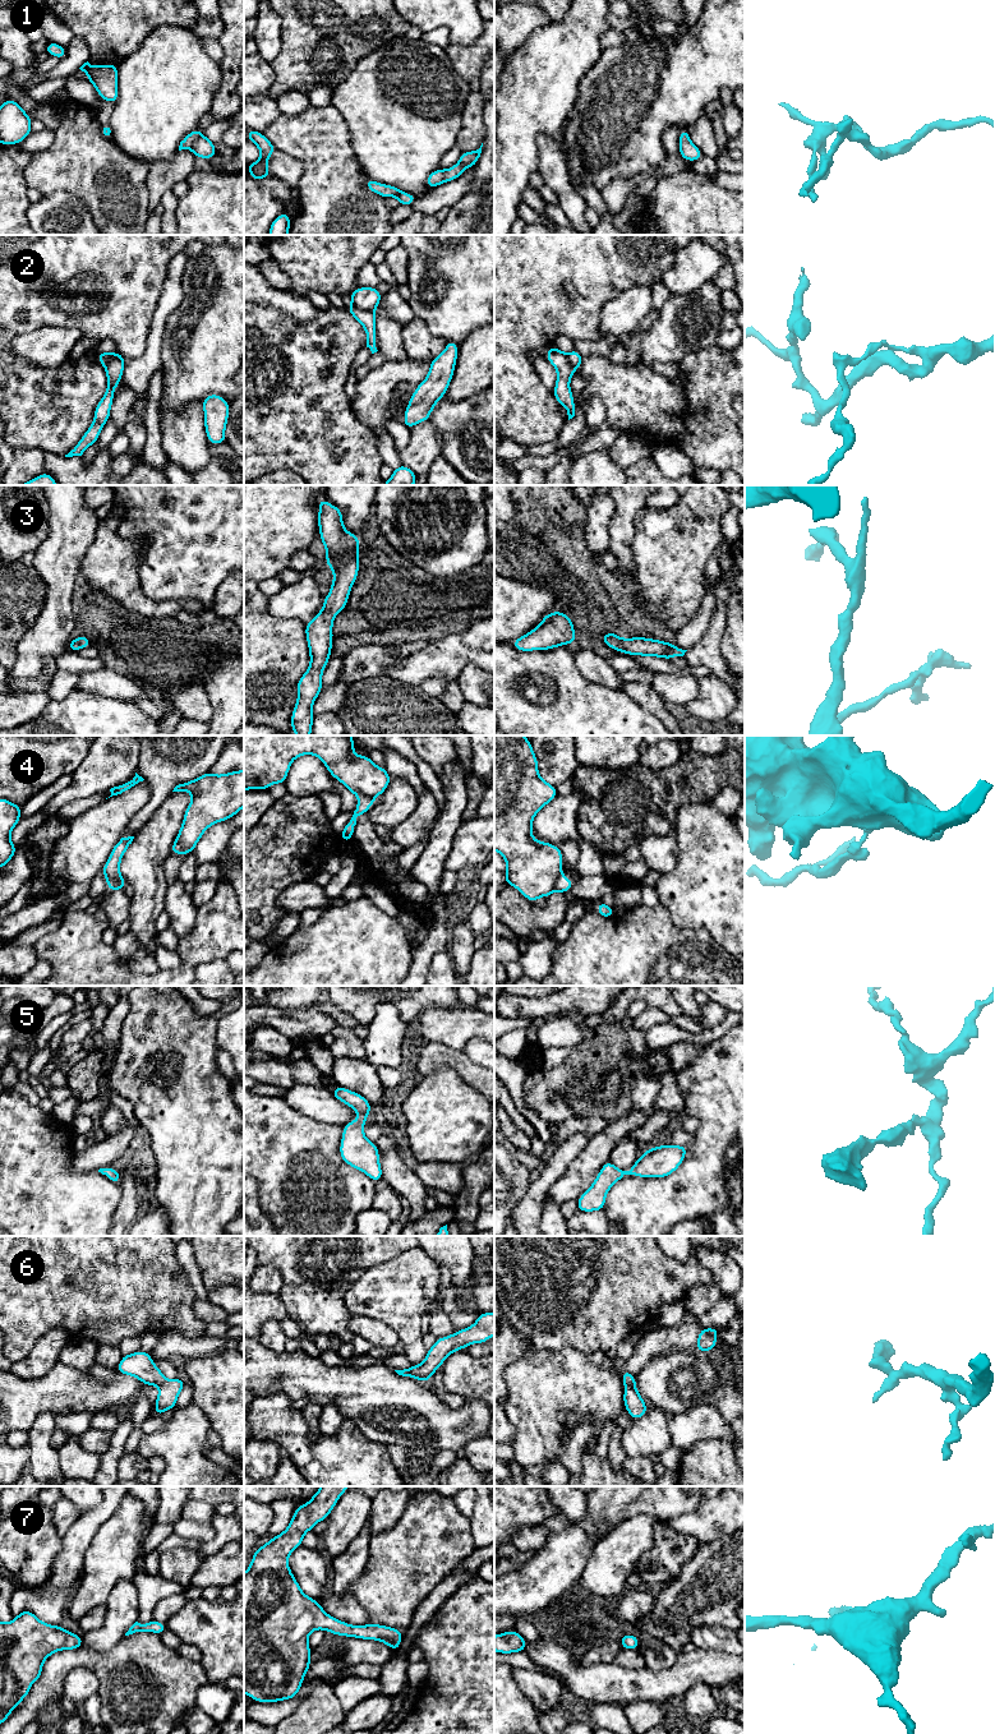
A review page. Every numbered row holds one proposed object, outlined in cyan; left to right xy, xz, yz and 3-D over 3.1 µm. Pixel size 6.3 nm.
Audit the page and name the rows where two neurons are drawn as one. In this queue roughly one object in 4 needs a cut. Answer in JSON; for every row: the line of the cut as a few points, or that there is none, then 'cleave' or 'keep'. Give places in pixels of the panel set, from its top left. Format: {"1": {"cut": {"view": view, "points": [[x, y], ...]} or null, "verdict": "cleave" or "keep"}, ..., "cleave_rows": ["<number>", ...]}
{"1": {"cut": null, "verdict": "keep"}, "2": {"cut": {"view": "xz", "points": [[351, 304], [373, 312]]}, "verdict": "cleave"}, "3": {"cut": null, "verdict": "keep"}, "4": {"cut": {"view": "xz", "points": [[372, 797], [359, 798]]}, "verdict": "cleave"}, "5": {"cut": null, "verdict": "keep"}, "6": {"cut": null, "verdict": "keep"}, "7": {"cut": null, "verdict": "keep"}, "cleave_rows": ["2", "4"]}

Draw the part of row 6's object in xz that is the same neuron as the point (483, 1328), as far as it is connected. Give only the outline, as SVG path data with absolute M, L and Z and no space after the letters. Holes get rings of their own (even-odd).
M494 1313L478 1314L478 1320L469 1328L456 1331L453 1334L436 1339L428 1350L424 1361L410 1369L395 1370L399 1375L415 1378L428 1383L443 1361L455 1351L469 1347L473 1343L484 1343L494 1336Z

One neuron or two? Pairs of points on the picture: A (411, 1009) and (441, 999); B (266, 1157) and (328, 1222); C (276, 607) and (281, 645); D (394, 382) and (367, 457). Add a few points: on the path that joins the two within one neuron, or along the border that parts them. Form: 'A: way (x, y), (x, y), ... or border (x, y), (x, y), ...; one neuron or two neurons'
A: way (419, 1001), (422, 999), (433, 999); one neuron
B: way (282, 1174), (313, 1206); one neuron
C: border (268, 596), (272, 614), (298, 618), (304, 625); two neurons
D: border (351, 406), (355, 418), (371, 430); two neurons

